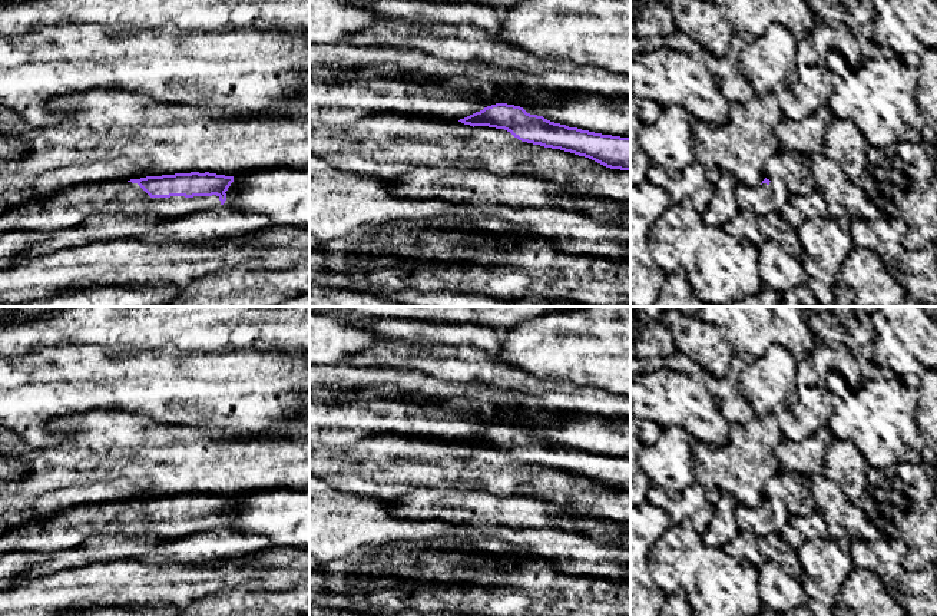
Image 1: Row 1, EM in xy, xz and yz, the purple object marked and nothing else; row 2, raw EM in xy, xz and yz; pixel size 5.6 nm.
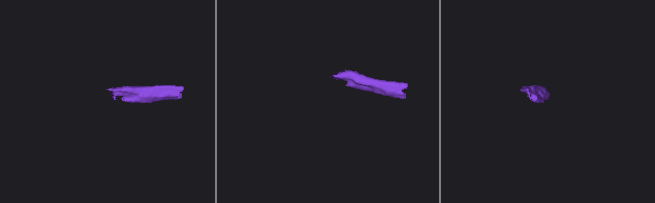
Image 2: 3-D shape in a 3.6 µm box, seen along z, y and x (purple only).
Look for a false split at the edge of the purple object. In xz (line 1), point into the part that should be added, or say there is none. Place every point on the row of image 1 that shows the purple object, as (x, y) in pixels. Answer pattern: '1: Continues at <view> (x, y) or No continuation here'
1: No continuation here

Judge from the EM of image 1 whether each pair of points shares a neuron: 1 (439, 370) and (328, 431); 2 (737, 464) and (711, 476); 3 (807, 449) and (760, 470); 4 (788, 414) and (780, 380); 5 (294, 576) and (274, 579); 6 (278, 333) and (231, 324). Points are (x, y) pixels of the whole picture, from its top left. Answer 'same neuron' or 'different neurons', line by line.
1: different neurons
2: same neuron
3: different neurons
4: same neuron
5: same neuron
6: same neuron

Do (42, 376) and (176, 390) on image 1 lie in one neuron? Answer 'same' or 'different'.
same

